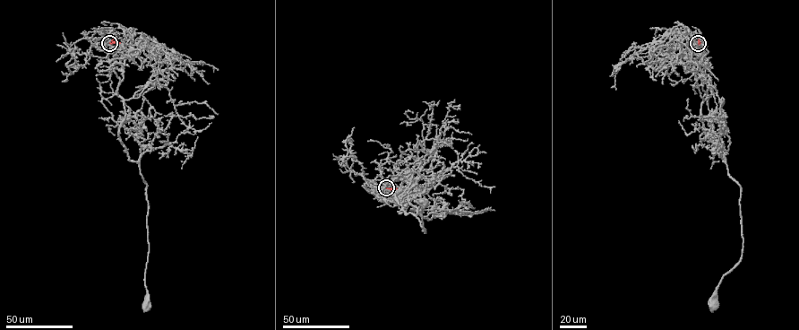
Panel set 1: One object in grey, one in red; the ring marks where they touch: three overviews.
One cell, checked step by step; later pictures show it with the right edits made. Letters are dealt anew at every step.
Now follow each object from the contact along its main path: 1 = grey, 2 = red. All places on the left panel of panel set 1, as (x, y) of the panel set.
1: (109, 42), (90, 41), (108, 53), (119, 80), (117, 94), (125, 113), (119, 140), (146, 184), (148, 305)
2: (109, 43), (120, 42)

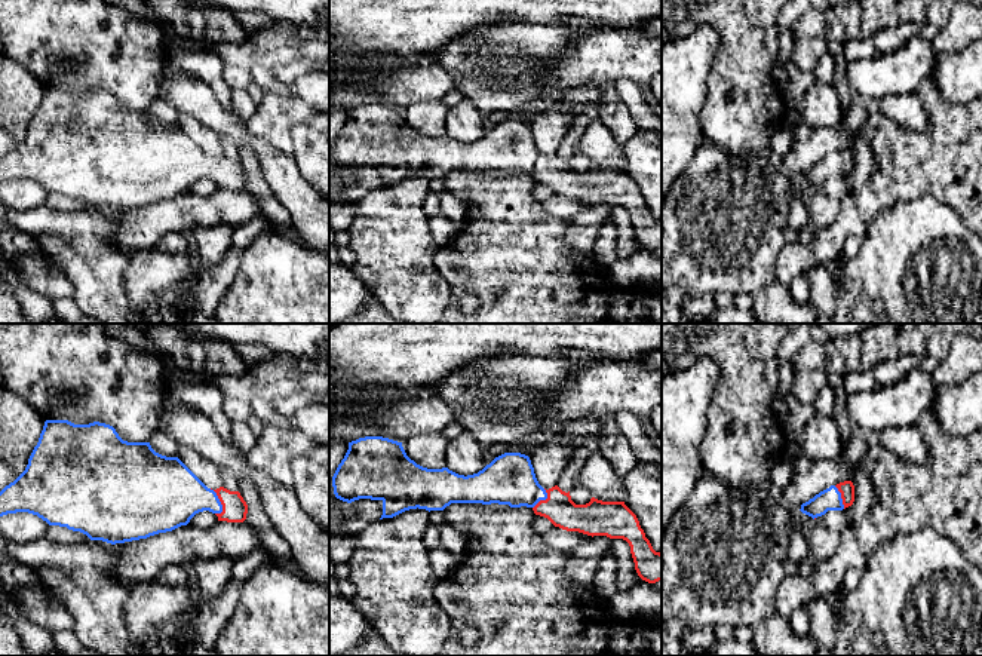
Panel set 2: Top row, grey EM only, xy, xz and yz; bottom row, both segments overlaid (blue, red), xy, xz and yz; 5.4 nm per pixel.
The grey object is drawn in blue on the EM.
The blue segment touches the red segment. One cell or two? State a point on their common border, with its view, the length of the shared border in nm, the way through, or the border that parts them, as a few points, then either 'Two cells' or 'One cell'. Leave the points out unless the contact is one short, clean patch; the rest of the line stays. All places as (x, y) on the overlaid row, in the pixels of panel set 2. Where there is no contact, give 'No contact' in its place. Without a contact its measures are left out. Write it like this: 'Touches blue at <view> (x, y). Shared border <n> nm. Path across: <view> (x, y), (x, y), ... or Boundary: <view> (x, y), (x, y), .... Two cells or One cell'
Touches blue at xy (218, 500). Shared border 160 nm. Path across: xy (174, 494), (218, 500), (235, 509). One cell

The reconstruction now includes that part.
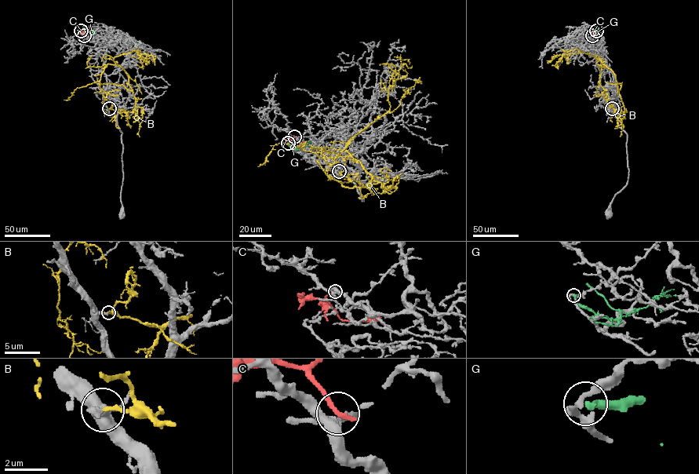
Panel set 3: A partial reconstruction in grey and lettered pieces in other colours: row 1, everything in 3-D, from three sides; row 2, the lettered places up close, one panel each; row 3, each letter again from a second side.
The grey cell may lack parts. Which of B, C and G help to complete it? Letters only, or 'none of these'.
none of these

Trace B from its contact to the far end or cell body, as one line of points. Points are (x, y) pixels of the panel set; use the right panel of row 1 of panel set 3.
B: (612, 108), (624, 112), (615, 74), (600, 60), (577, 49), (556, 55), (552, 60)

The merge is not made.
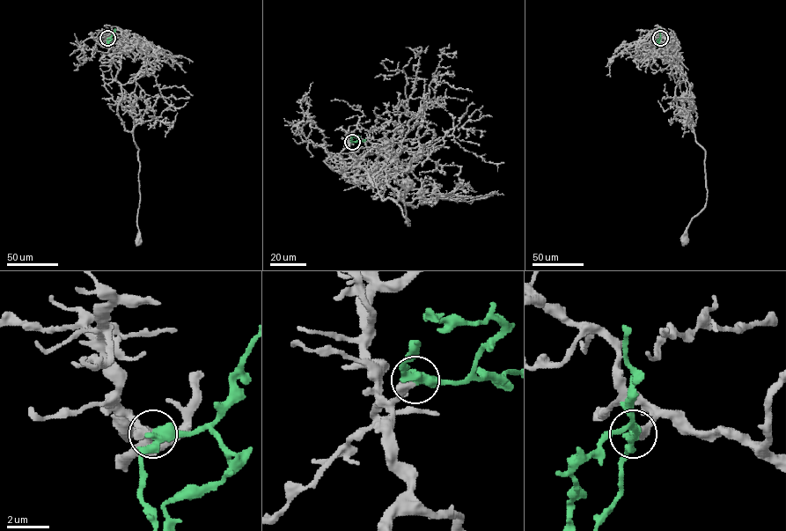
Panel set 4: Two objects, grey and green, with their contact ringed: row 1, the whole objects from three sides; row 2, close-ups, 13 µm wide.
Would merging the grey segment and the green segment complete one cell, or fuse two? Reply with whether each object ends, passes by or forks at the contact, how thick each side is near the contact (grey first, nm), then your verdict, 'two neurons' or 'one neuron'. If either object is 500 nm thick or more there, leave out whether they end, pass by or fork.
grey ends there; green passes by; 400 nm thick on the grey side, 440 nm on the other; one neuron

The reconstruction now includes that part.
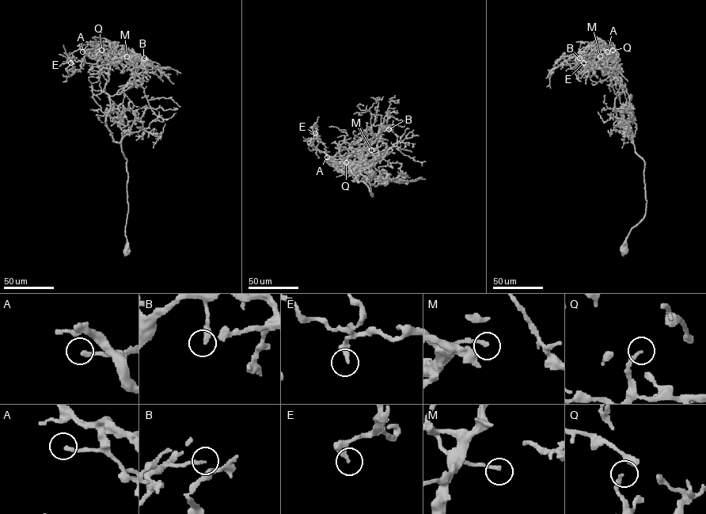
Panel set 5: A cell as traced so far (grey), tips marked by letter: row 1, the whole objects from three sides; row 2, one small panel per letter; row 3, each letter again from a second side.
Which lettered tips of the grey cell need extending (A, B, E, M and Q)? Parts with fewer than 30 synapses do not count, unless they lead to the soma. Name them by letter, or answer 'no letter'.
no letter

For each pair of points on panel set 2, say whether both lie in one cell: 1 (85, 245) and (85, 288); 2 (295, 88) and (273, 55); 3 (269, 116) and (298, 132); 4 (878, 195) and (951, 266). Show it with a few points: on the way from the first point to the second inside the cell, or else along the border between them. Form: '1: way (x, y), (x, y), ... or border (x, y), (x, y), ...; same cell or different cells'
1: way (85, 256), (85, 278); same cell
2: border (249, 69), (266, 66), (272, 70); different cells
3: border (313, 116), (298, 122), (291, 129), (290, 153); different cells
4: border (923, 195), (886, 207), (870, 226); different cells

